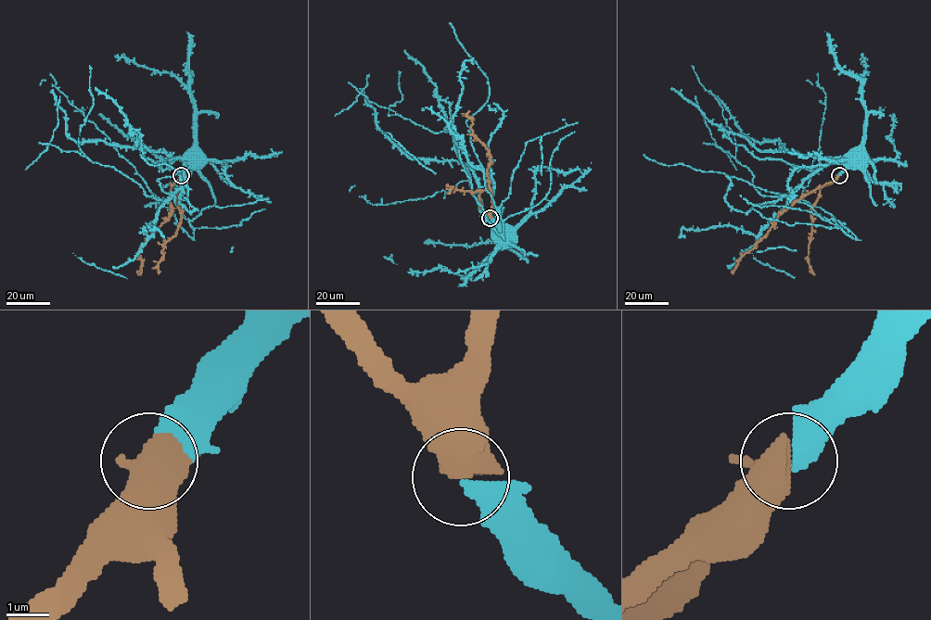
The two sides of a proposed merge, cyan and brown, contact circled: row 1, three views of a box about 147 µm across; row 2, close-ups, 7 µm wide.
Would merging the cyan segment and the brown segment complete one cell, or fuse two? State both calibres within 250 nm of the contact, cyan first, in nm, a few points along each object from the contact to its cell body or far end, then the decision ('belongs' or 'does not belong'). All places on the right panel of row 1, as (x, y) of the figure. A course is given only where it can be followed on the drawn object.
550 nm thick on the cyan side, 550 nm on the other; cyan runs (839, 175), (858, 157); brown runs (839, 175), (804, 194), (782, 213), (769, 233), (740, 259), (733, 274); belongs

